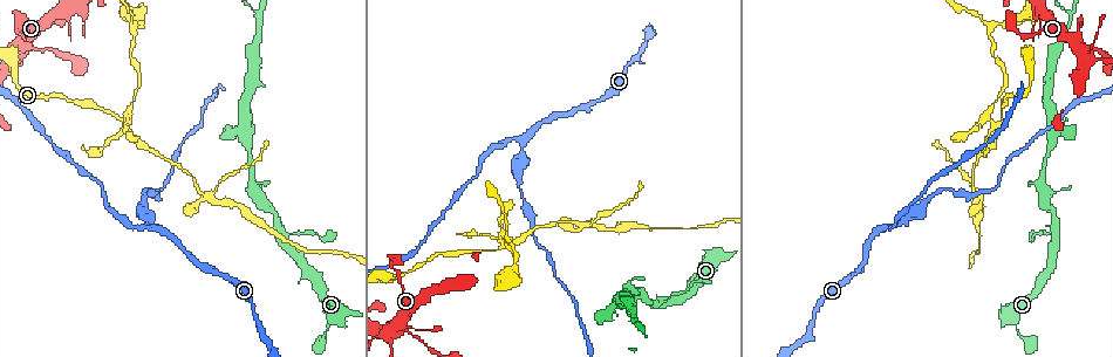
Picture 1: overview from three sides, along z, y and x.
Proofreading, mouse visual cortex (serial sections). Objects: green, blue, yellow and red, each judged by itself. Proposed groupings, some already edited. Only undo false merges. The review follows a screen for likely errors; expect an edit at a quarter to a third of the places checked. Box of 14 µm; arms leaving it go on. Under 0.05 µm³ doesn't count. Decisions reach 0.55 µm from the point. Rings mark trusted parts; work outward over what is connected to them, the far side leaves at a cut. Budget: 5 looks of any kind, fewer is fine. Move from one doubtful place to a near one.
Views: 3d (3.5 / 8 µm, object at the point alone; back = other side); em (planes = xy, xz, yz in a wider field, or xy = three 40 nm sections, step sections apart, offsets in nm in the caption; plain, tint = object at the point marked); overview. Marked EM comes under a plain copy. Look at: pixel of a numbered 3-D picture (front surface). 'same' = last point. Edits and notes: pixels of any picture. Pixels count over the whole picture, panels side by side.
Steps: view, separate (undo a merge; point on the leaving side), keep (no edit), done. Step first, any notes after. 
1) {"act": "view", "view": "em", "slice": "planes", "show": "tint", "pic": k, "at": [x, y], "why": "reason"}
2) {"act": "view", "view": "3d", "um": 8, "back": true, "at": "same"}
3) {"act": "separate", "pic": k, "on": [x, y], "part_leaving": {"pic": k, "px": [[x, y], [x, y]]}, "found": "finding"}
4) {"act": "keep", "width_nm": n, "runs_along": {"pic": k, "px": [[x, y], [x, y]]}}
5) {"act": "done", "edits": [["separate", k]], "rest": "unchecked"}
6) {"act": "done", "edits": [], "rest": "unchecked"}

{"act": "view", "view": "3d", "um": 8, "pic": 1, "at": [31, 45], "why": "arms run side by side"}

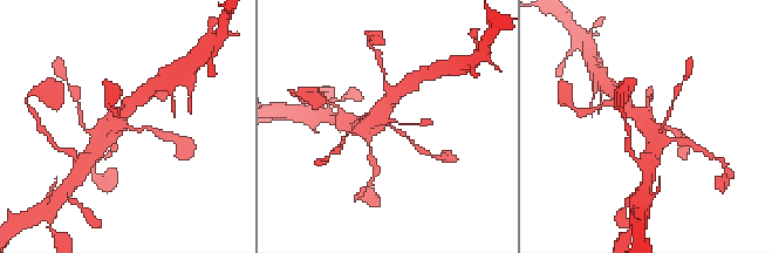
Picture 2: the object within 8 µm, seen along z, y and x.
{"act": "view", "view": "3d", "um": 3.5, "pic": 2, "at": [121, 126], "why": "closer look"}

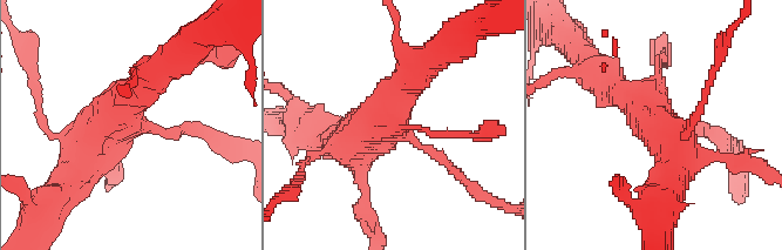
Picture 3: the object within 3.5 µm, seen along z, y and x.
{"act": "view", "view": "em", "slice": "xy", "step": 2, "show": "tint", "pic": 3, "at": [135, 124], "why": "now the EM"}

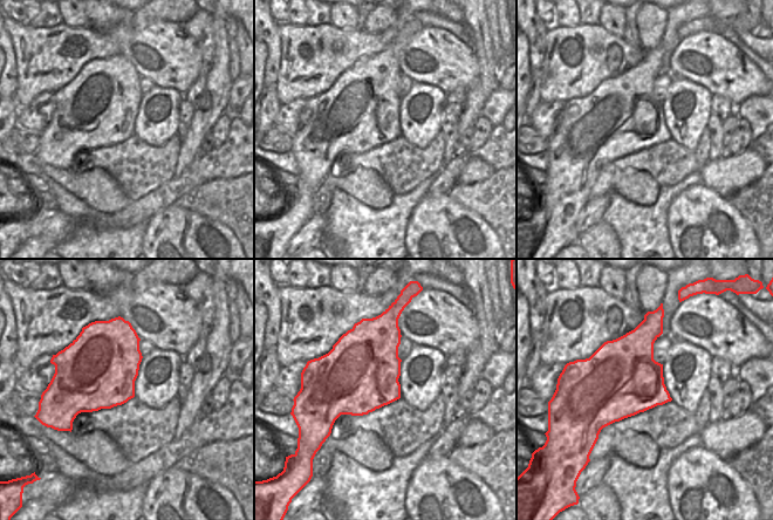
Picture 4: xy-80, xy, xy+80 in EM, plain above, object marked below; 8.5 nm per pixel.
{"act": "keep", "runs_along": {"pic": 3, "px": [[592, 71], [667, 132], [673, 168]]}, "found": "all the same cell"}

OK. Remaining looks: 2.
{"act": "view", "view": "3d", "um": 3.5, "pic": 1, "at": [996, 125], "why": "sharp bend"}

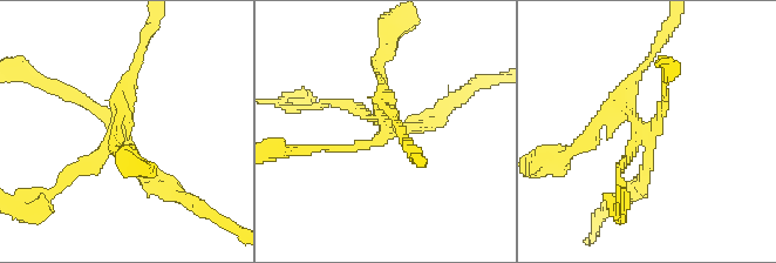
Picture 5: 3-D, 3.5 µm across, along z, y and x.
{"act": "view", "view": "em", "slice": "xy", "step": 5, "show": "tint", "pic": 5, "at": [384, 134], "why": "now the EM"}

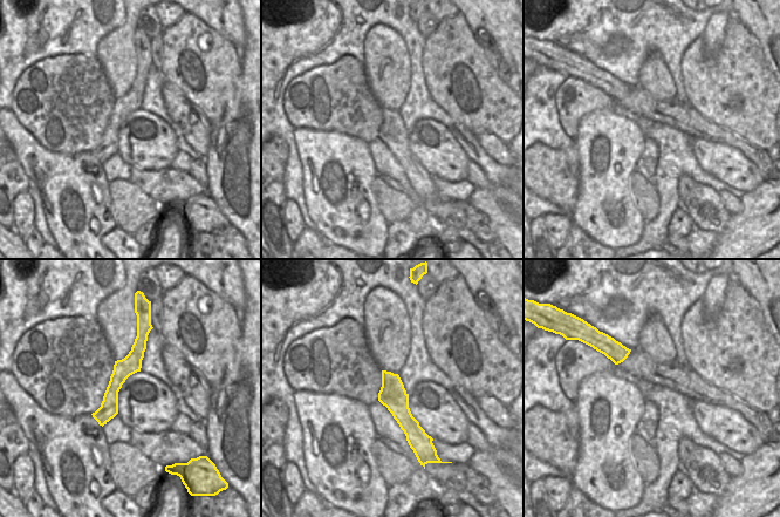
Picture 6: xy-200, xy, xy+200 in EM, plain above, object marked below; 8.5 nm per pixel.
{"act": "separate", "pic": 5, "on": [126, 119], "width_nm": 240, "part_leaving": {"pic": 5, "px": [[124, 125], [121, 92], [149, 31]]}, "found": "two cells meet here"}

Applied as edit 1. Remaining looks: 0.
{"act": "done", "edits": [["separate", 5]], "rest": "unchecked"}

